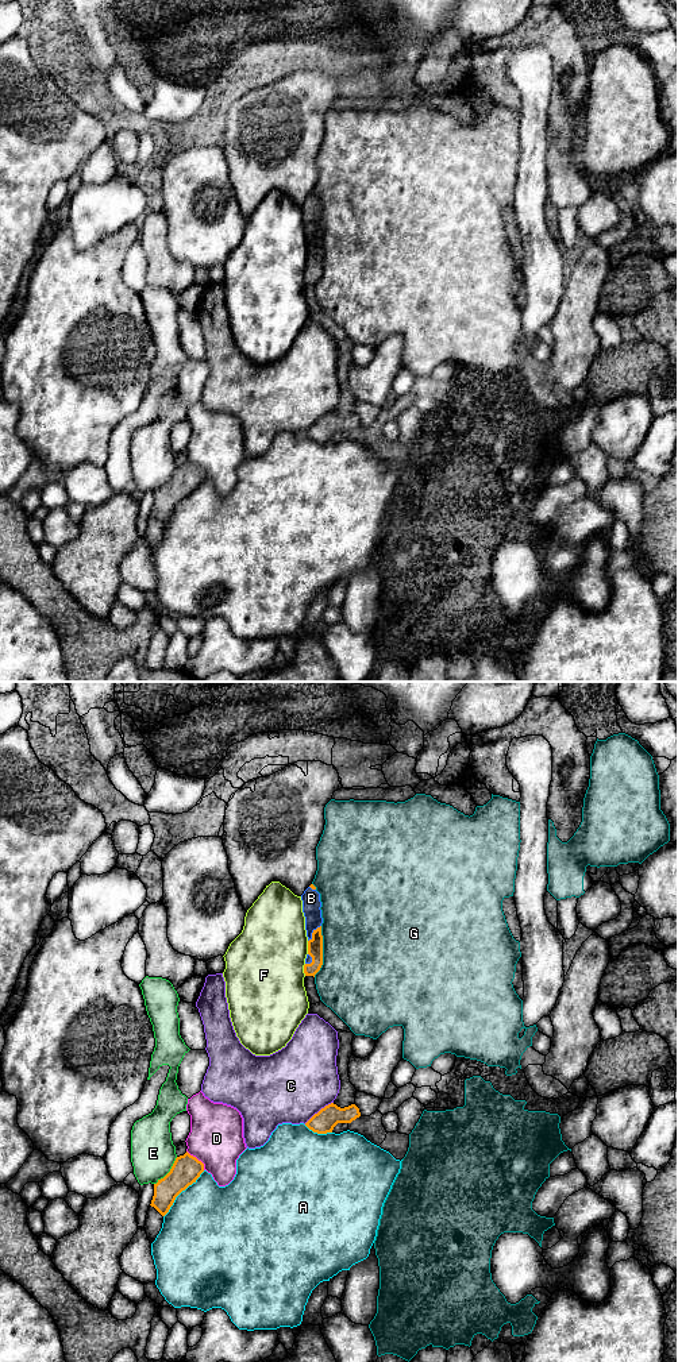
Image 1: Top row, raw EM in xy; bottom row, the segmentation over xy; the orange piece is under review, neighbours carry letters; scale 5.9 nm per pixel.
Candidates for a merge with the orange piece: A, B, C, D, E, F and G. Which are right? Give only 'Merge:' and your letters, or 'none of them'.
Merge: B

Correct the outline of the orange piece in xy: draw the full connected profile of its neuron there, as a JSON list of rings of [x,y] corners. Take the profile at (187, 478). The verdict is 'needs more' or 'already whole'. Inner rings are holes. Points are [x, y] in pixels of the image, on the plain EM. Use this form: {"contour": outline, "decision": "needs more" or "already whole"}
{"contour": [[[188,460],[177,466],[170,481],[154,493],[154,505],[150,514],[165,525],[176,506],[196,491],[203,481],[204,472]]], "decision": "already whole"}

